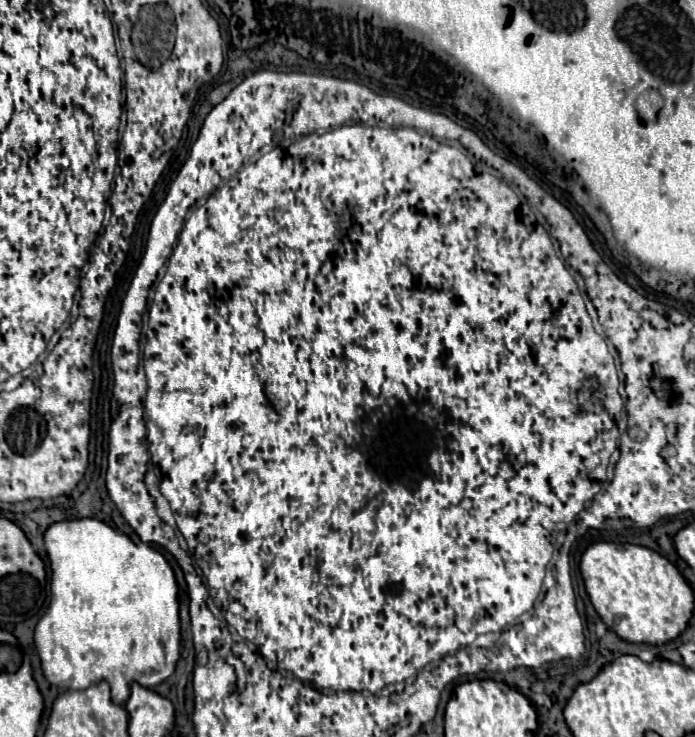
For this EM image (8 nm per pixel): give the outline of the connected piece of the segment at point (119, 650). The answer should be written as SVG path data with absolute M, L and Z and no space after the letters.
M98 519L54 523L46 531L44 543L52 565L52 601L44 619L36 625L34 643L46 679L64 689L88 689L94 683L108 681L116 705L128 701L132 681L154 687L168 679L180 657L180 619L176 579L162 553L152 545L132 543Z

